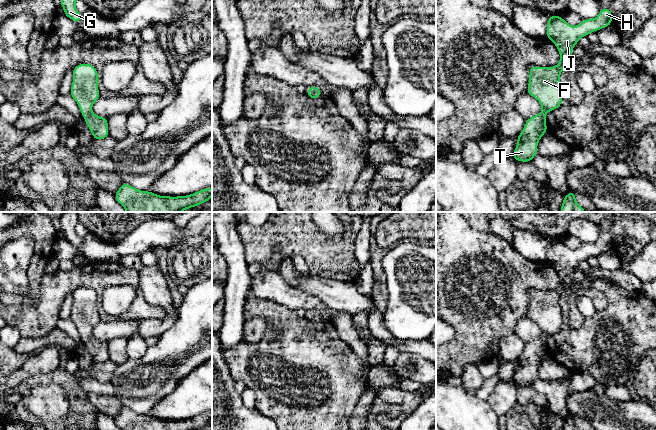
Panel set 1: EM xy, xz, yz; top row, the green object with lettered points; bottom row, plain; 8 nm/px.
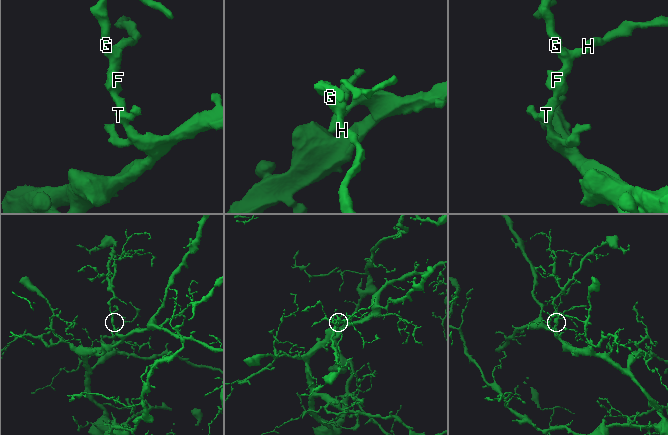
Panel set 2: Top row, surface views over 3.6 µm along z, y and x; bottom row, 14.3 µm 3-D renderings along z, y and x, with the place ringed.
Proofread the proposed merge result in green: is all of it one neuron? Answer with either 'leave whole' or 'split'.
leave whole

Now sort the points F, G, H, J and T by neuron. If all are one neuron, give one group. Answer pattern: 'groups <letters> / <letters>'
groups F G H J T

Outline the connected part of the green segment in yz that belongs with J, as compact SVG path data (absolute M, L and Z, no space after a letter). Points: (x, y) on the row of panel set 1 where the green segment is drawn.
M600 8L600 12L596 19L582 19L581 23L573 27L568 24L563 17L559 15L548 16L546 38L550 39L557 47L560 53L560 62L554 67L529 67L529 83L526 93L537 99L542 111L538 115L534 115L526 120L522 132L517 136L517 146L512 153L512 158L519 162L532 162L537 155L537 146L541 137L548 131L545 116L549 111L558 109L563 101L563 93L559 76L562 70L572 61L571 51L577 45L581 37L587 37L591 32L601 30L612 25L612 11L608 8Z

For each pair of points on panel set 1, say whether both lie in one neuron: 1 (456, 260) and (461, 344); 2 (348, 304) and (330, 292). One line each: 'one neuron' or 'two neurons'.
1: one neuron
2: one neuron

